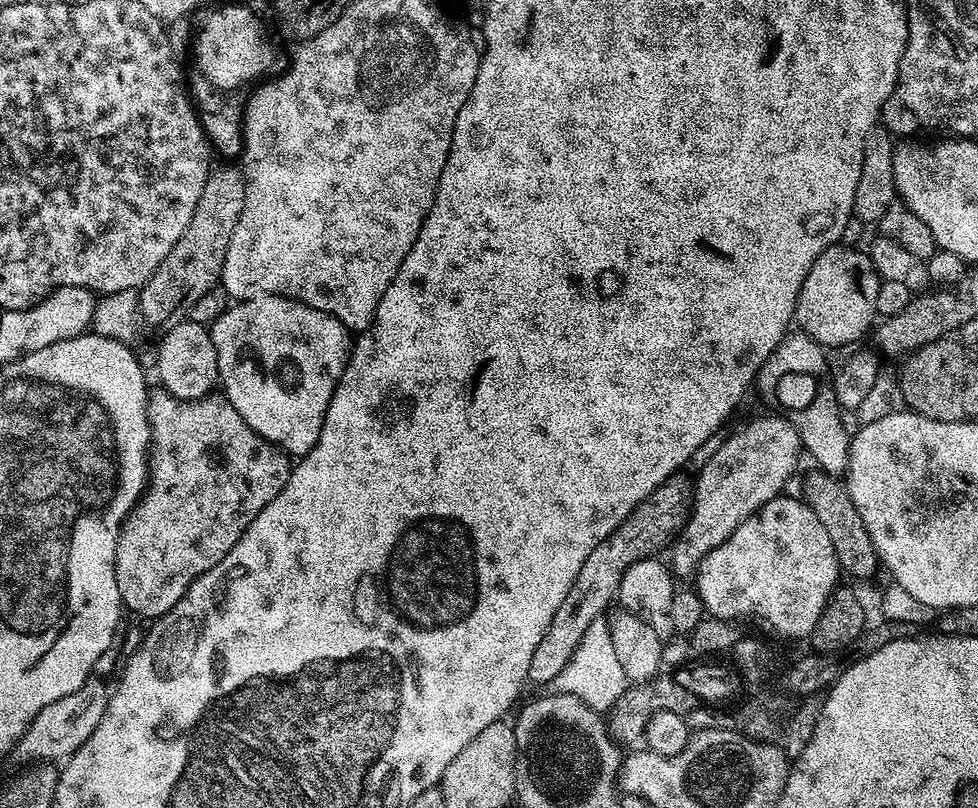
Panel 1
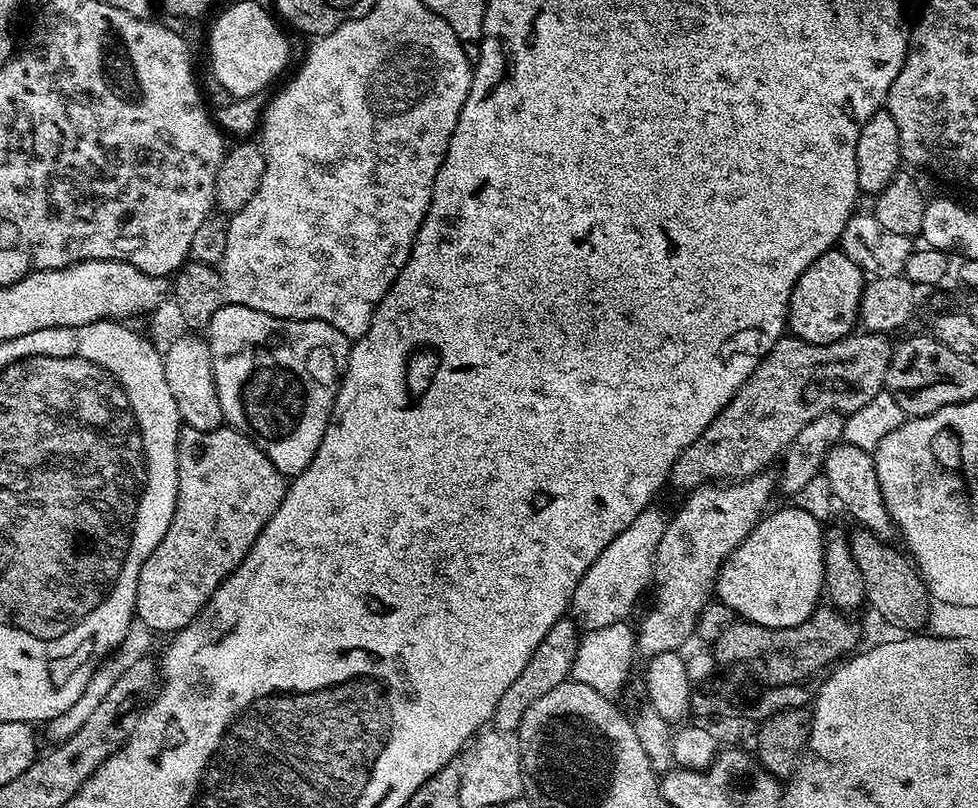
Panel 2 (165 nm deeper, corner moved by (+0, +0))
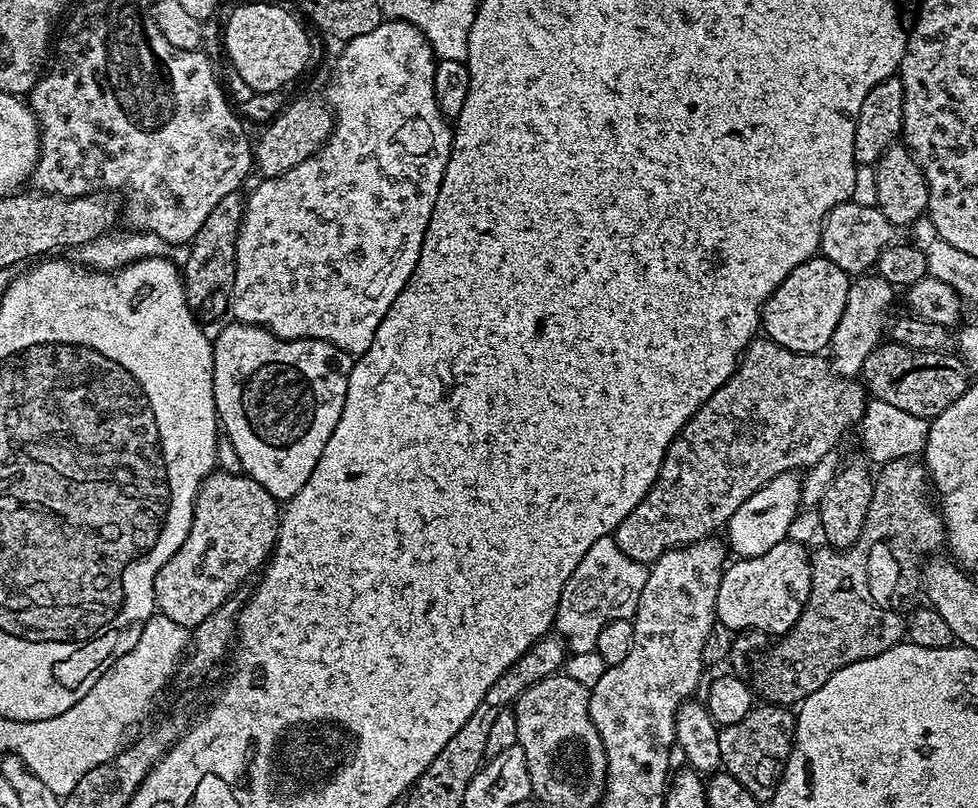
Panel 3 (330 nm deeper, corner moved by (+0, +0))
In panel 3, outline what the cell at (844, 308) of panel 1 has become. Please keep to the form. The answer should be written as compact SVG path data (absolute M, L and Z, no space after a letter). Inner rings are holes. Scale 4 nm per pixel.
M822 254L811 256L802 266L790 270L786 278L770 294L762 313L762 332L778 346L795 352L820 354L831 345L834 330L846 310L849 273L843 272Z

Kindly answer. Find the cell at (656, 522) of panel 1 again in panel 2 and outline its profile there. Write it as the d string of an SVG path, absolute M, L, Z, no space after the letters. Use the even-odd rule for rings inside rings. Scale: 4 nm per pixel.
M565 618L554 625L546 634L546 638L542 638L530 662L526 662L526 670L522 670L522 674L518 674L518 678L514 678L514 682L506 689L506 694L498 698L498 706L491 718L495 731L516 732L522 718L526 718L526 710L530 710L532 703L545 694L550 694L554 686L565 683L571 677L572 664L580 648L582 637L579 631L576 633L576 630L578 631L577 625L571 619Z

